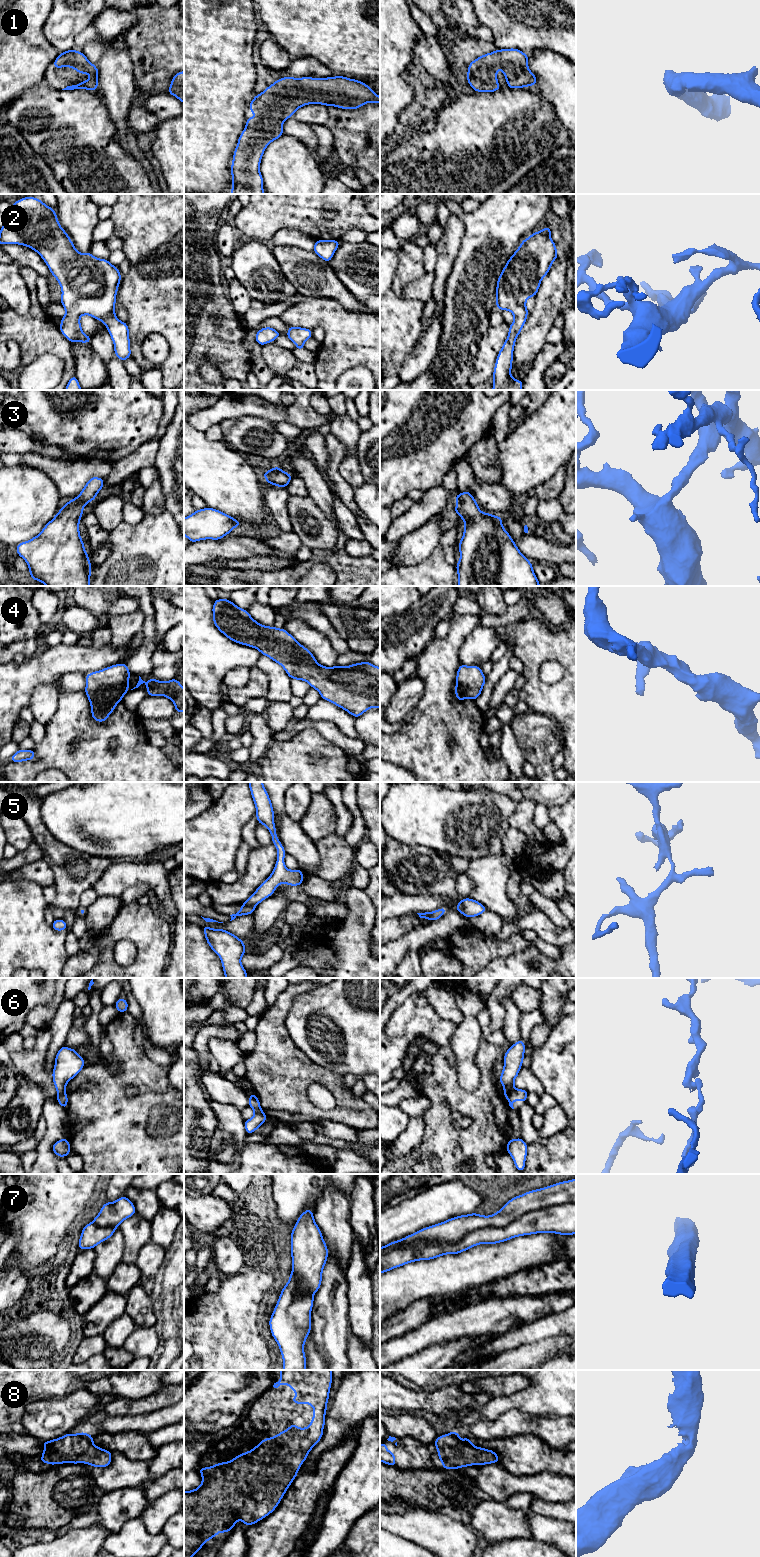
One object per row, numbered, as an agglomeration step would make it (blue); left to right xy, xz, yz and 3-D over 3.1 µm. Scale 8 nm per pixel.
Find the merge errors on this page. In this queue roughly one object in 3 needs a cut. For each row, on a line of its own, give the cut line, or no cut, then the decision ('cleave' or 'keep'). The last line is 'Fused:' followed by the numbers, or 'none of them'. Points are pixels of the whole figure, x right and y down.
1: no cut; keep
2: no cut; keep
3: no cut; keep
4: no cut; keep
5: no cut; keep
6: cut in yz along (514, 1088), (507, 1097); cleave
7: cut in yz along (575, 1202), (530, 1210), (457, 1241), (417, 1241), (380, 1254); cleave
8: no cut; keep
Fused: 6, 7

